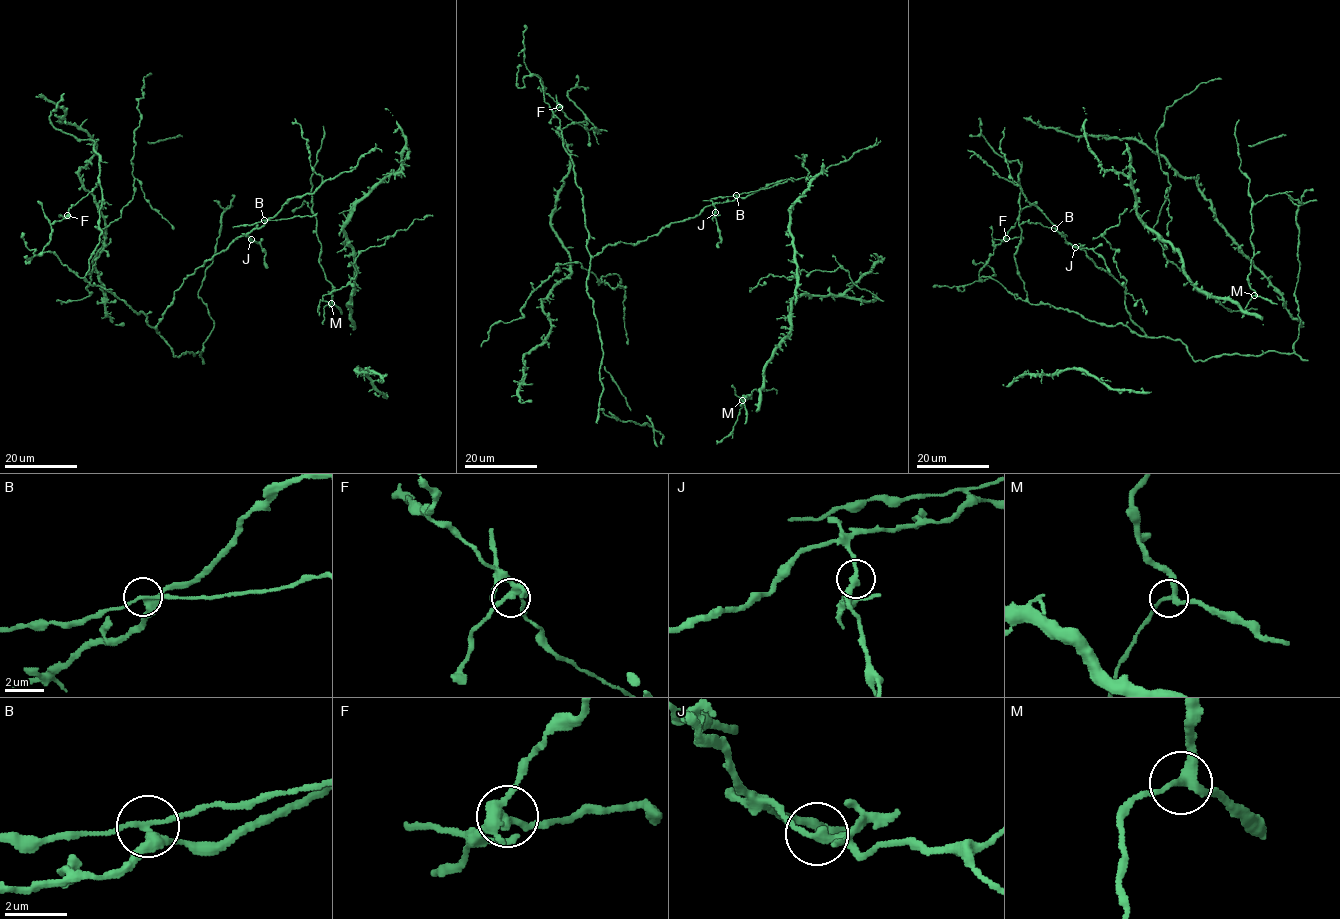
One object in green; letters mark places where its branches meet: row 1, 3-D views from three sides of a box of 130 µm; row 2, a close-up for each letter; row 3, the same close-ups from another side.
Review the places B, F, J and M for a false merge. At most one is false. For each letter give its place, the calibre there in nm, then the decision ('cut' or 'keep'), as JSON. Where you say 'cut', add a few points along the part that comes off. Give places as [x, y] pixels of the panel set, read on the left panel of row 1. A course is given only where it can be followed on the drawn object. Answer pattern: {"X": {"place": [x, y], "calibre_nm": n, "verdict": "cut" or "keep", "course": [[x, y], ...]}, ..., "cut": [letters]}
{"B": {"place": [264, 220], "calibre_nm": 240, "verdict": "cut", "course": [[264, 220], [317, 213]]}, "F": {"place": [67, 215], "calibre_nm": 360, "verdict": "keep"}, "J": {"place": [251, 239], "calibre_nm": 220, "verdict": "keep"}, "M": {"place": [331, 303], "calibre_nm": 240, "verdict": "keep"}, "cut": ["B"]}

